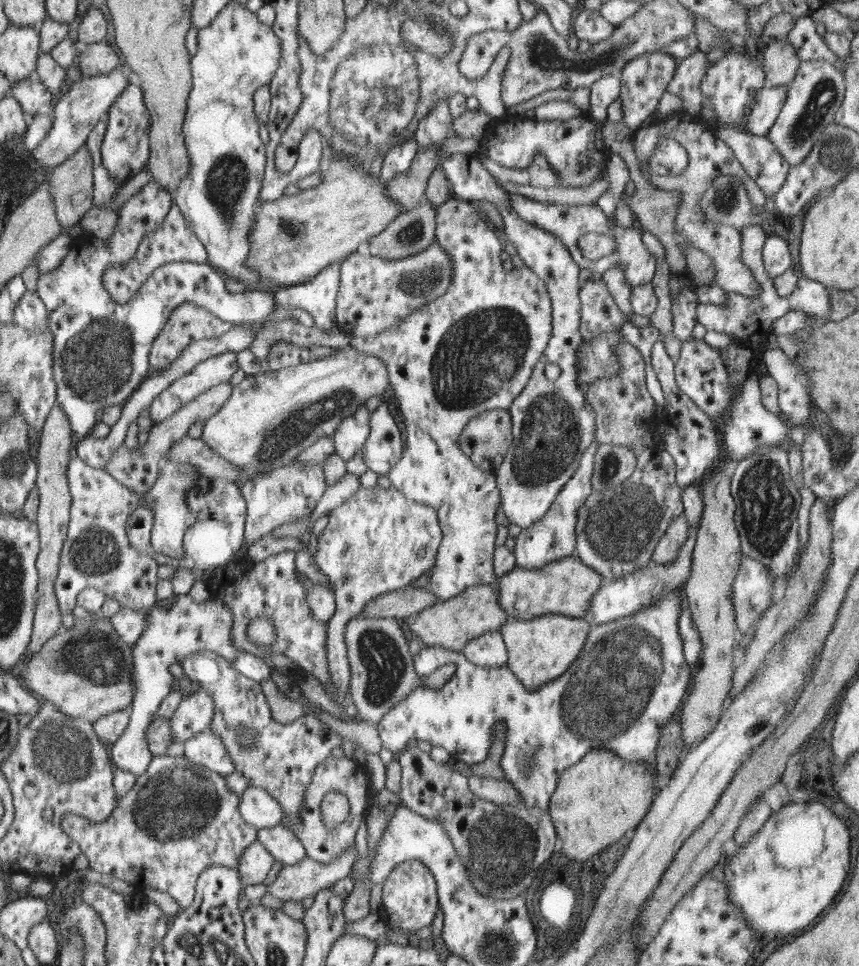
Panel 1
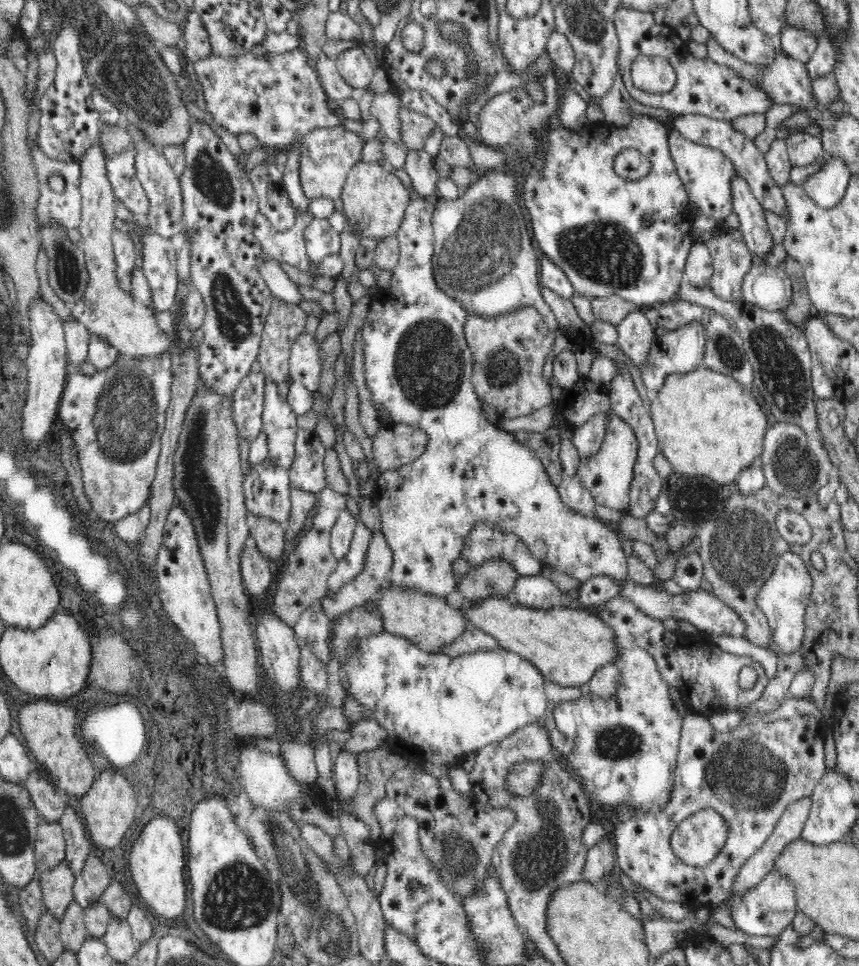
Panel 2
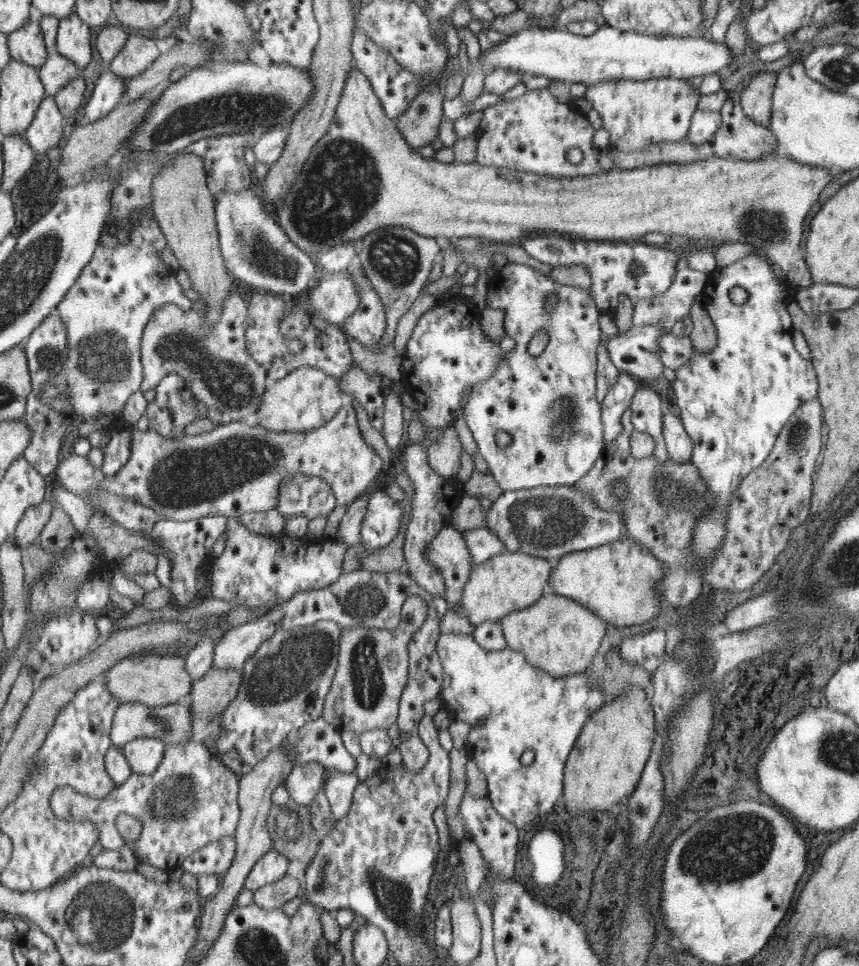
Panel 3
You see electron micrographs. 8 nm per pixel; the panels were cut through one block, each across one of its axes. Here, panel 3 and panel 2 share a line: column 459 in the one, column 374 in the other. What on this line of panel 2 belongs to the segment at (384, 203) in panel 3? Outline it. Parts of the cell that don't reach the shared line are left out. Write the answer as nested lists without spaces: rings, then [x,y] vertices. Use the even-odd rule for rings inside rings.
[[[360,160],[346,177],[340,194],[339,209],[345,214],[348,227],[355,234],[380,240],[395,235],[410,202],[410,190],[402,185],[389,167],[379,162],[367,163]]]

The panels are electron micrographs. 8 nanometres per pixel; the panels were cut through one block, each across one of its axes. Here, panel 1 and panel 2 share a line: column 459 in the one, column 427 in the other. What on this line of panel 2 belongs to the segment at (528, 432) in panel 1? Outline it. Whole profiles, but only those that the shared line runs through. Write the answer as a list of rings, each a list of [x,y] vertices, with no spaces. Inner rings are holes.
[[[424,149],[407,150],[404,167],[411,179],[412,188],[420,198],[434,194],[439,176],[433,156],[430,156]]]

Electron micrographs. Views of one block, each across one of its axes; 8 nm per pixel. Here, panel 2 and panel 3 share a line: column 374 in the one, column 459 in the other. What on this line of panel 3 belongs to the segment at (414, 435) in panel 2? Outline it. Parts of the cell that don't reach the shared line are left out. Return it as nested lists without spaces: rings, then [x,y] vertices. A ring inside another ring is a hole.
[[[454,426],[444,428],[442,435],[435,442],[429,443],[427,459],[431,467],[441,477],[456,478],[460,470],[460,452],[462,443]]]

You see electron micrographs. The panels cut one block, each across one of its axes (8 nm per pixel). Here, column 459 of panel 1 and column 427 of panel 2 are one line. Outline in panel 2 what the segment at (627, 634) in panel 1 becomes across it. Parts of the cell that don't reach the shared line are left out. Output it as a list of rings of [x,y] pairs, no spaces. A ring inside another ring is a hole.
[[[384,631],[359,641],[358,649],[350,646],[348,660],[340,664],[346,671],[346,697],[356,699],[364,707],[363,720],[375,720],[388,733],[389,748],[400,751],[406,761],[425,765],[458,768],[465,753],[477,753],[488,744],[502,740],[527,725],[541,723],[547,709],[545,678],[532,661],[502,647],[490,651],[469,652],[462,656],[429,653],[407,638]]]

